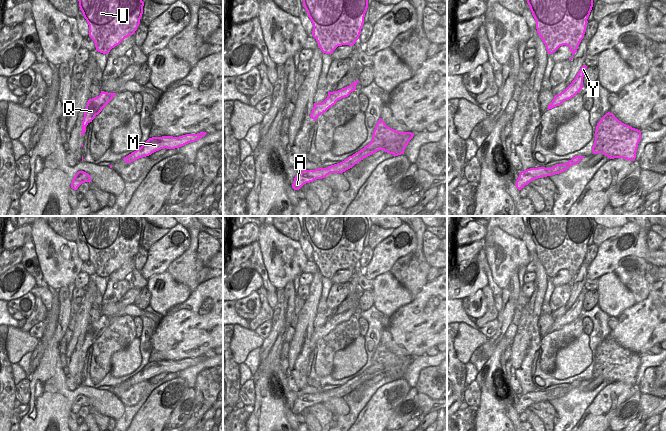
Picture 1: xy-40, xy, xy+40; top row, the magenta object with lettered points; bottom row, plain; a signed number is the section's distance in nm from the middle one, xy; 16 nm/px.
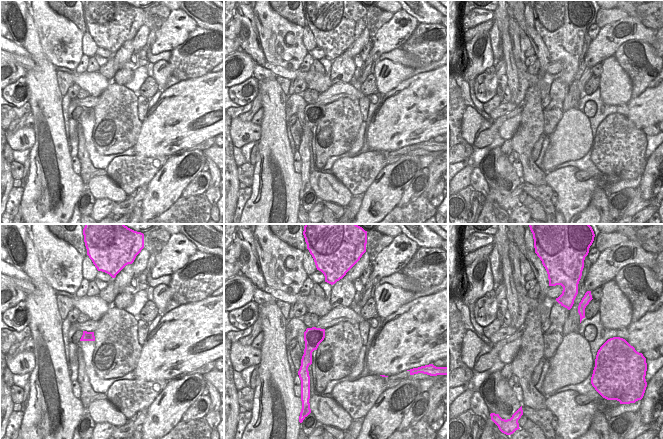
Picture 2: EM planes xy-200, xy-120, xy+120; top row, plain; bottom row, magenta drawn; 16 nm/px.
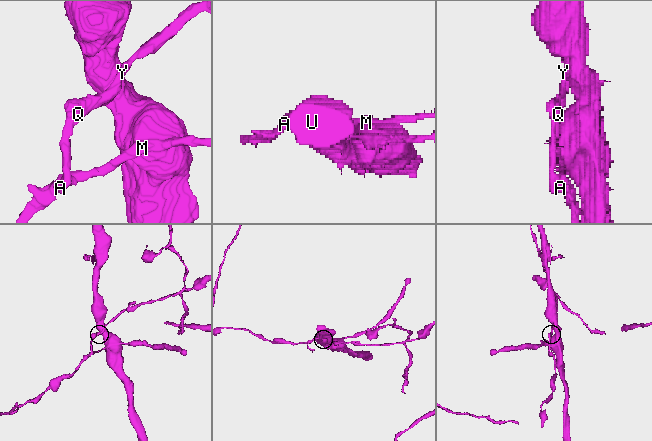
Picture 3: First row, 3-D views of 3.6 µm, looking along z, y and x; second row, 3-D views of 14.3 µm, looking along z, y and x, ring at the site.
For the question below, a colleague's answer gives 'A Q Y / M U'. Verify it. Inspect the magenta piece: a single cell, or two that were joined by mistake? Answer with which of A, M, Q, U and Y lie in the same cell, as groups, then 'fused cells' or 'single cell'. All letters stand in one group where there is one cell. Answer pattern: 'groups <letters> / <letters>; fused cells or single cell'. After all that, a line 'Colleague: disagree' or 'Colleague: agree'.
groups A Q Y / M U; fused cells
Colleague: agree

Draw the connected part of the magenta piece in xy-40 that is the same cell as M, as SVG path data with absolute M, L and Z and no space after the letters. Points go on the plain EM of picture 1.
M200 356L197 358L186 358L179 361L162 360L149 362L141 371L132 376L123 384L126 387L131 387L139 382L146 381L161 373L175 373L182 371L188 367L195 366L204 361L207 357Z

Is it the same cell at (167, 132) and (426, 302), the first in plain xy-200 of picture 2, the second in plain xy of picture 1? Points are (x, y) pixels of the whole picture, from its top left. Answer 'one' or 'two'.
one

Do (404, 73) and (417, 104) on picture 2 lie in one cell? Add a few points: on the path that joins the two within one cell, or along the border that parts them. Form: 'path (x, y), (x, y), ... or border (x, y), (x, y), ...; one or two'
border (414, 74), (386, 92); two

